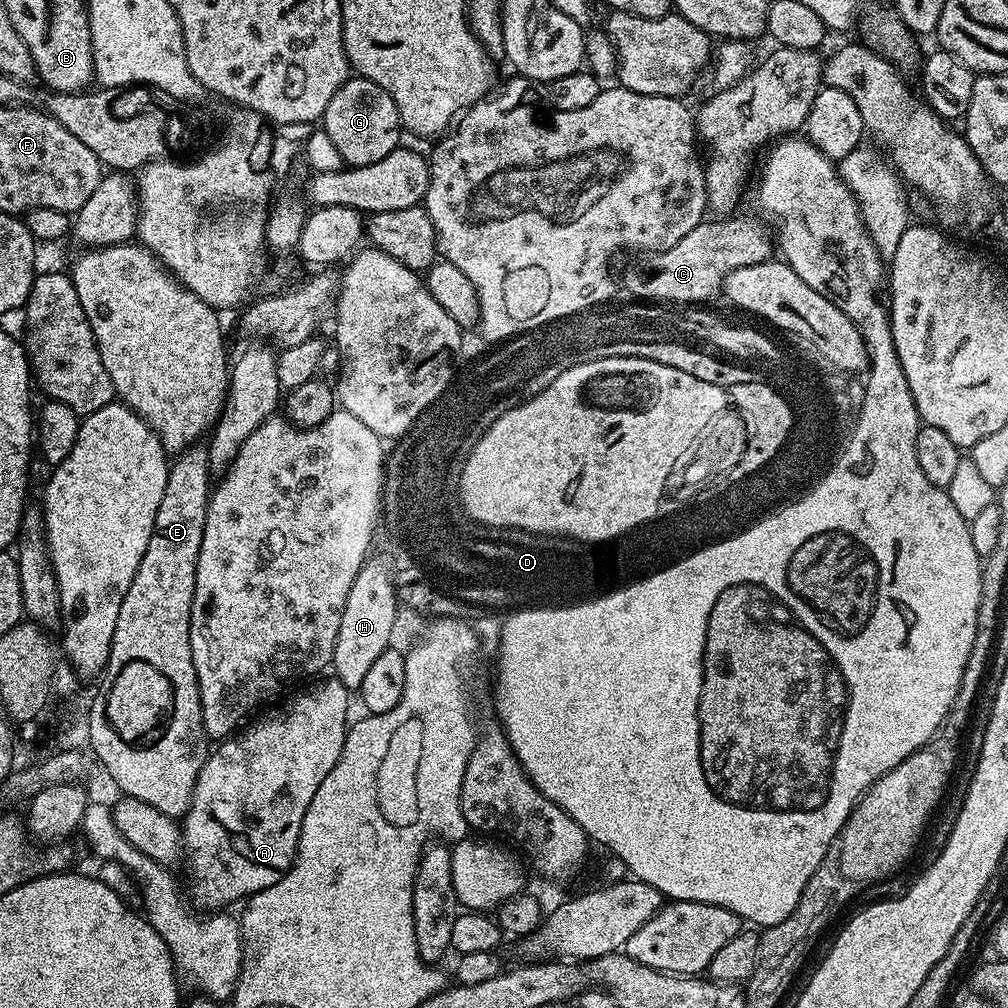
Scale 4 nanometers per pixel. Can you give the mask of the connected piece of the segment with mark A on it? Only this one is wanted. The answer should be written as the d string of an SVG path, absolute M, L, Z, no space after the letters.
M329 678L329 680L322 681L321 684L314 685L313 688L306 689L305 692L298 693L293 700L285 702L284 708L270 713L269 716L262 717L261 720L254 721L245 732L237 731L231 738L219 741L209 751L206 762L196 779L190 806L182 817L182 852L186 860L188 856L188 872L192 875L192 896L190 892L190 900L197 909L227 909L229 907L227 904L232 904L235 900L241 899L240 901L243 901L245 898L253 896L255 892L260 892L266 886L274 886L274 882L278 882L292 869L292 865L296 862L296 847L302 830L302 818L306 814L318 786L322 786L322 778L326 778L326 774L330 774L330 770L334 770L334 762L338 762L338 758L342 754L344 735L348 733L350 727L348 696L350 696L350 689L342 681Z

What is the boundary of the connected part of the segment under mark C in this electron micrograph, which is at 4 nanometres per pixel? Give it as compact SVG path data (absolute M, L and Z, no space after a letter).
M706 218L694 226L661 257L656 276L644 282L634 278L630 288L642 294L665 296L673 305L696 306L701 303L699 300L708 300L723 289L729 272L773 259L774 236L769 229L767 232L752 220L728 219L732 218Z

